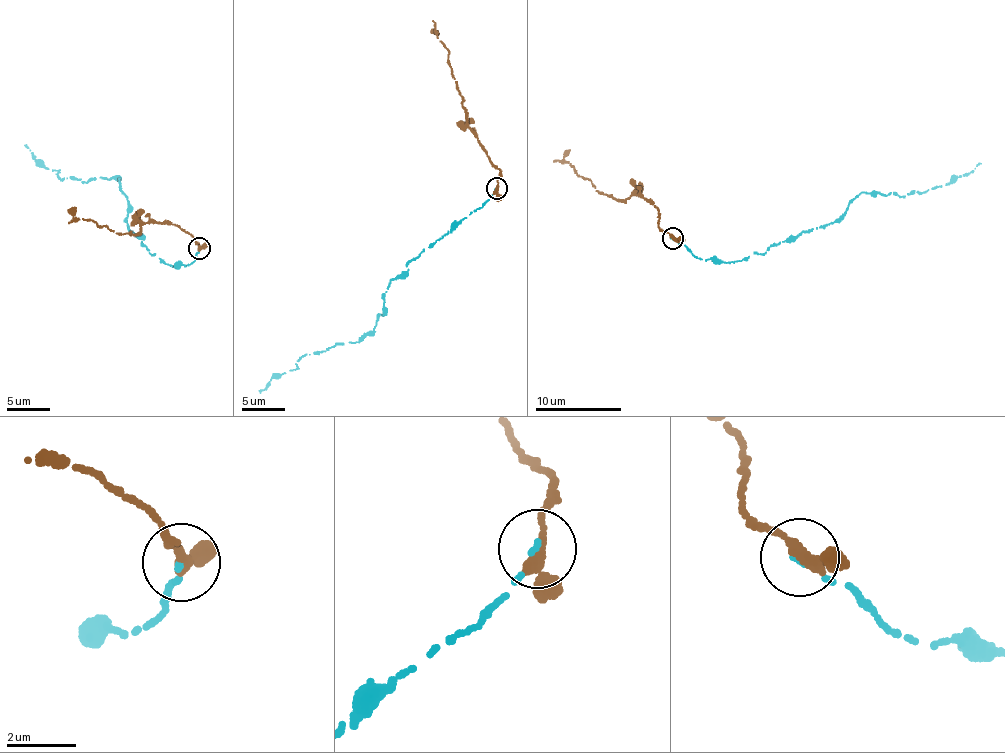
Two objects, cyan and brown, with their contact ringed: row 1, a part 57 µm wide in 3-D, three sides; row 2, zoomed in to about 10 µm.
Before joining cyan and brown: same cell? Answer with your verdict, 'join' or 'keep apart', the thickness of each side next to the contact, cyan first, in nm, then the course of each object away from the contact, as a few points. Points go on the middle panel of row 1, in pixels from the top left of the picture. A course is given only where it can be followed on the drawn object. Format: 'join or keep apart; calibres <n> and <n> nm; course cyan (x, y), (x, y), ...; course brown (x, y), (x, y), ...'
keep apart; calibres 110 and 280 nm; course cyan (496, 188), (390, 281), (375, 327), (353, 343), (302, 356), (296, 369), (259, 390); course brown (496, 188), (499, 172), (470, 126), (447, 48), (437, 36), (437, 31), (437, 35)

